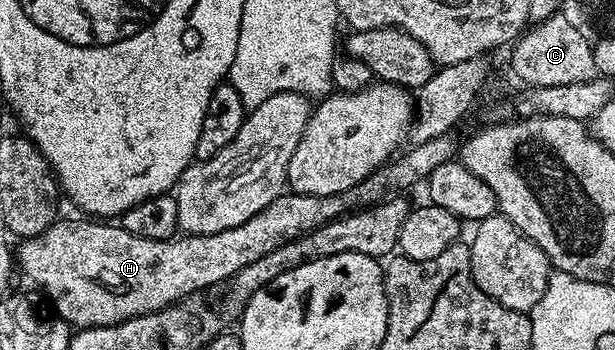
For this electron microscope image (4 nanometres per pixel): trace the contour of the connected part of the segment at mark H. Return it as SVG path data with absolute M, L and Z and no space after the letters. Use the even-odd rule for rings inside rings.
M445 134L438 138L430 138L421 144L415 143L401 160L393 159L391 162L384 163L362 182L358 182L358 186L350 186L350 190L342 190L338 194L311 196L289 191L270 202L264 210L255 214L249 221L221 233L184 234L179 238L151 240L145 236L139 236L137 232L127 232L116 222L101 222L96 218L80 218L84 220L60 218L42 234L19 241L18 268L19 271L21 268L52 299L51 307L55 315L65 320L73 329L106 327L114 323L126 322L135 316L145 316L168 308L183 296L189 296L203 288L223 284L238 270L250 266L250 262L258 262L258 258L270 254L270 250L278 250L278 246L296 240L326 222L337 220L340 216L347 216L373 202L383 201L391 194L403 193L405 191L403 188L408 188L419 180L420 183L427 181L431 172L438 170L438 166L442 166L447 160L457 155L457 141L454 142L451 138L451 135Z

